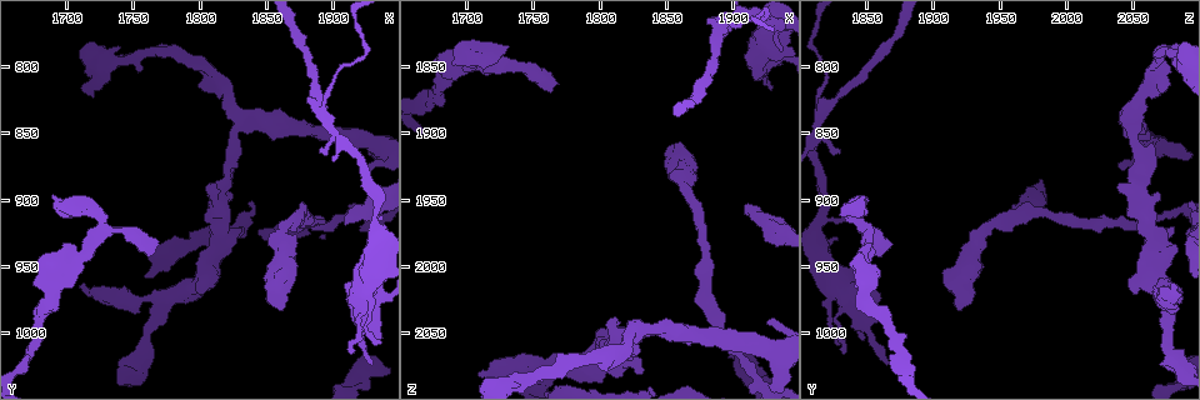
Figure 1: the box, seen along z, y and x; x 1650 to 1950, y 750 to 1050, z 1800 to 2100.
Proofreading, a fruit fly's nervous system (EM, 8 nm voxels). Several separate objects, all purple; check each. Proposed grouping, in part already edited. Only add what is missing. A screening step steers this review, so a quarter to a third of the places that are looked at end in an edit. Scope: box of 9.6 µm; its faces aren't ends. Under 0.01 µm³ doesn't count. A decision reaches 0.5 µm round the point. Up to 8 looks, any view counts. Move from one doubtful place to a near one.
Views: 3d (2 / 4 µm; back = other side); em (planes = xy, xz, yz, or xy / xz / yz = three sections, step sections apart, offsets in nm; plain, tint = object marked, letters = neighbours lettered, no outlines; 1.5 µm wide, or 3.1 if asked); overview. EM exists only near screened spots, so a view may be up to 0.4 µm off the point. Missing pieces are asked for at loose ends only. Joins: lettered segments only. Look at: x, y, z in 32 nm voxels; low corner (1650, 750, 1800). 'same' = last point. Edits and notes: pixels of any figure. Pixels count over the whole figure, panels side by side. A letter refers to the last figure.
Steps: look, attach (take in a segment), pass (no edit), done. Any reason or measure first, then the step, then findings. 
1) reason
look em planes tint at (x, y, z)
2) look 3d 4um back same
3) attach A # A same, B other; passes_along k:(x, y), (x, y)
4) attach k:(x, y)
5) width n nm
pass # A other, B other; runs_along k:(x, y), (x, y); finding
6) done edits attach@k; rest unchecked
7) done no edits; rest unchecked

look 3d 4um at (1908, 918, 1954)

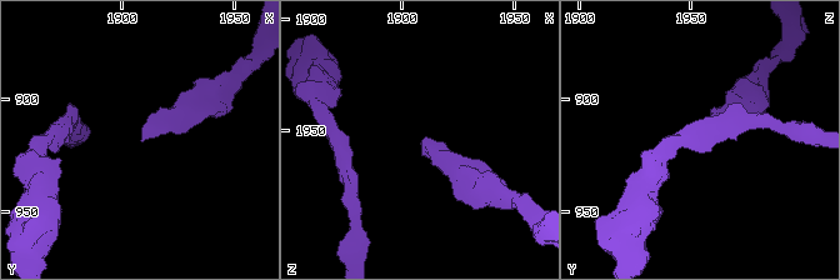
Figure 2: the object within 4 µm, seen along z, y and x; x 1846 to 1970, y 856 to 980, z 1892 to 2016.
look em planes tint at (1909, 920, 1955)

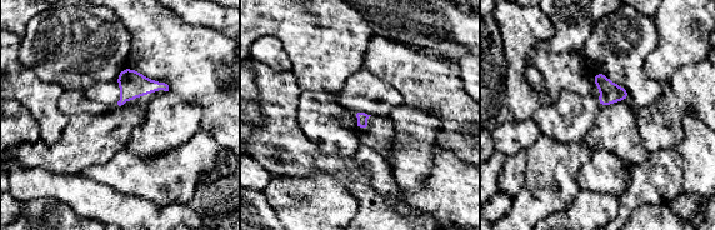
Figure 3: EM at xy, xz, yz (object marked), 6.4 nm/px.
see the neighbours
look em planes letters same

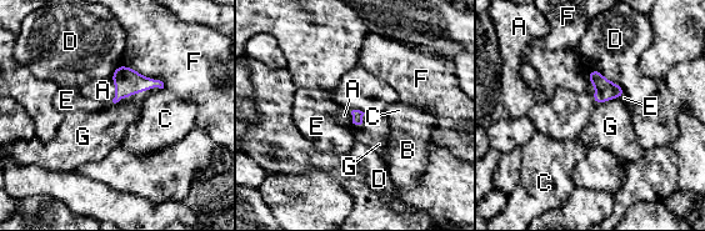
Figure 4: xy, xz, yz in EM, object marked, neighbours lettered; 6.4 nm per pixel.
longest_contact F 320 nm
pass # A other, B other, C other, D other, E other, F other, G other; border 4:(620, 96), (595, 105); no lettered segment goes on from it

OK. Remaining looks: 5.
free end
look em planes plain at (1928, 1022, 1868)

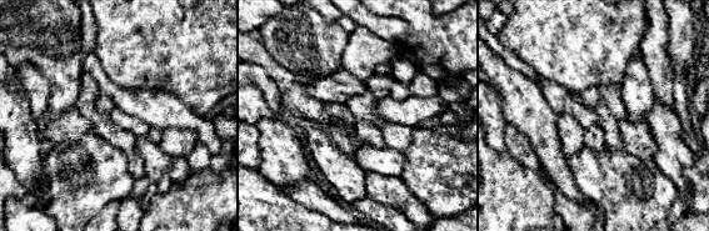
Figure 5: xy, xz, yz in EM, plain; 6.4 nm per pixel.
what lies round it
look em planes letters same

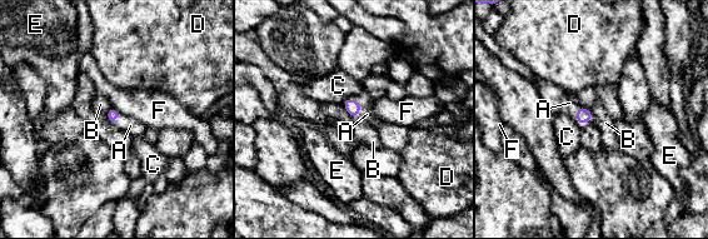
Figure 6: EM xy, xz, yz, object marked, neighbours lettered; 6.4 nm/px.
attach A # A same, B other, C other, D other, E other, F other; the cell continues

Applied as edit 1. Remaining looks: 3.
thick end
look em planes letters at (1712, 964, 2078)

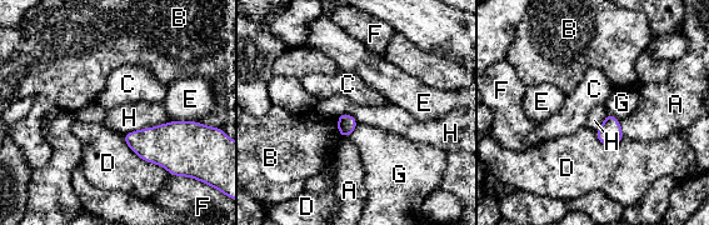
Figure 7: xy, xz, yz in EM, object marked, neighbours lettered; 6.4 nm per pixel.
longest_contact D 400 nm
pass # A other, B other, C other, D other, E other, F other, G other, H other; border 7:(171, 120), (124, 134); no lettered segment goes on from it

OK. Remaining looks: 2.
done edits attach@6; rest unchecked

